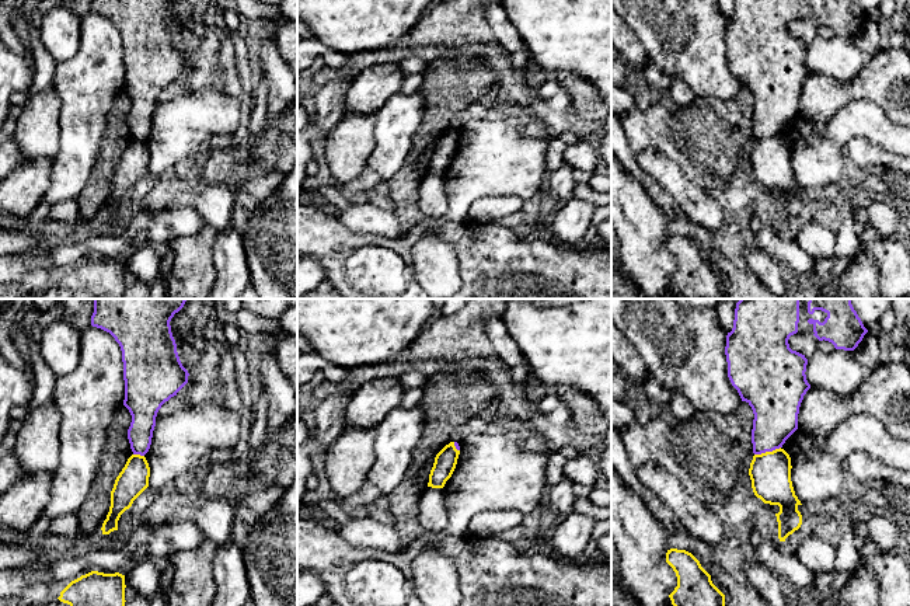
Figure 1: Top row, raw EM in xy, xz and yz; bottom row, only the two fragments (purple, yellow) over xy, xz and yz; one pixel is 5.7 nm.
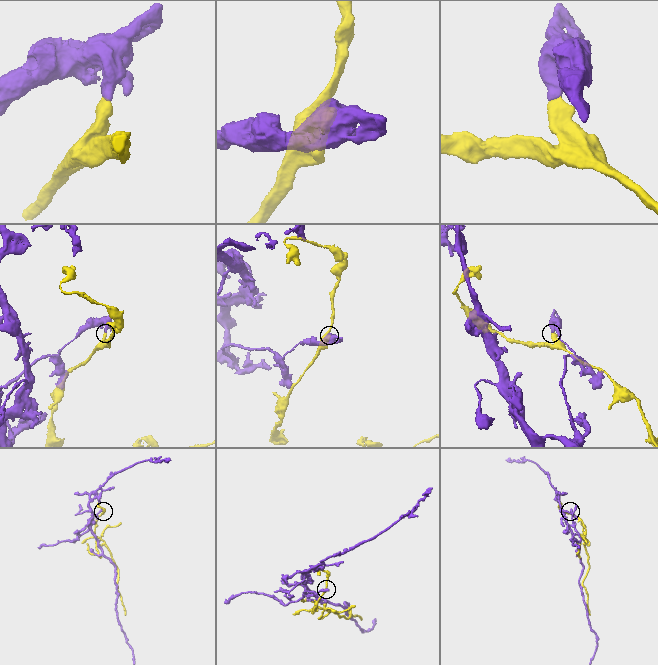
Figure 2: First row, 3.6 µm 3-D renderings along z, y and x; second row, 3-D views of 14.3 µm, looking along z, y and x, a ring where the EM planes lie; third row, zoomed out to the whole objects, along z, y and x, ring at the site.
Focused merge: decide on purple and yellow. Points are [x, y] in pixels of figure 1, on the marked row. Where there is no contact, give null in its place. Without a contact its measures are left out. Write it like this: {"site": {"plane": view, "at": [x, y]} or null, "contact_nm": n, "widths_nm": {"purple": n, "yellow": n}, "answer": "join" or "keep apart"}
{"site": {"plane": "yz", "at": [767, 450]}, "contact_nm": 160, "widths_nm": {"purple": 260, "yellow": 240}, "answer": "keep apart"}

